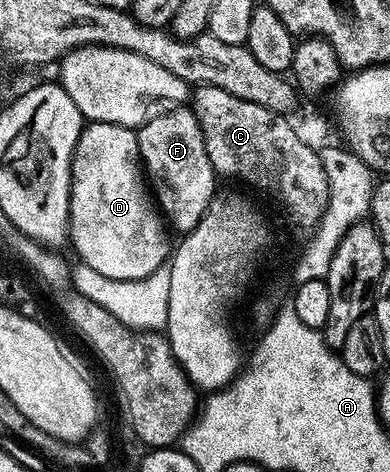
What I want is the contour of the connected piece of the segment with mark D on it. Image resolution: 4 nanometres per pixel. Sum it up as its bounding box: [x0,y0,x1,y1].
[68,122,170,280]

